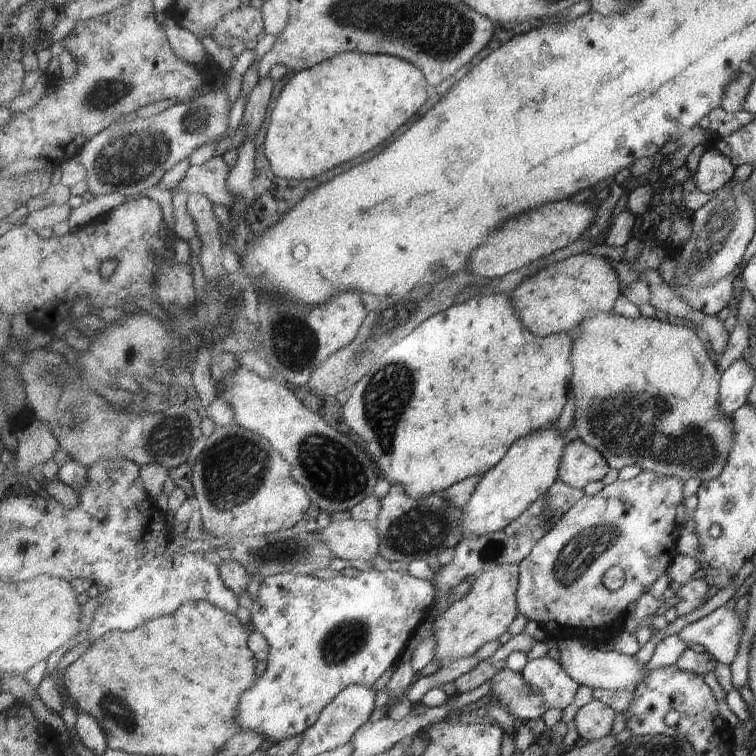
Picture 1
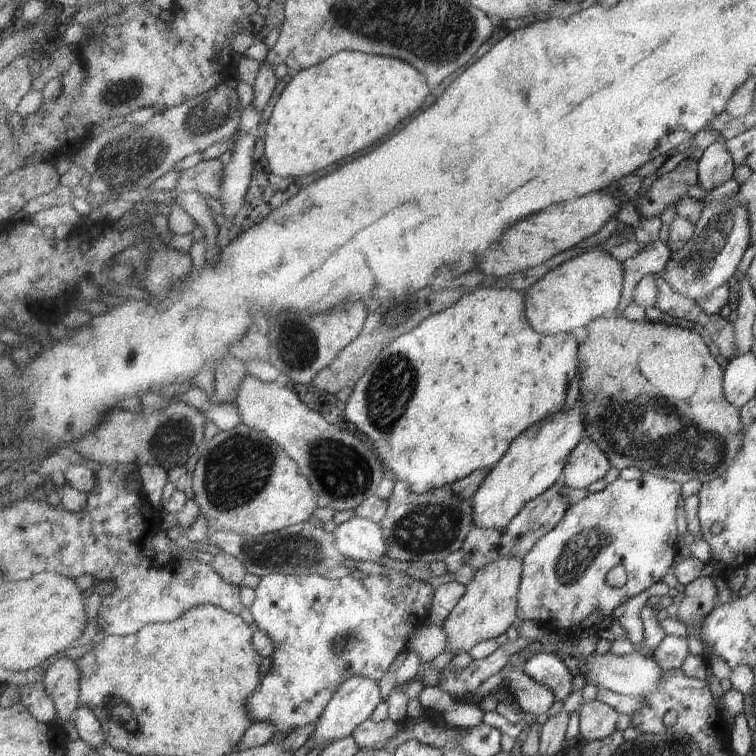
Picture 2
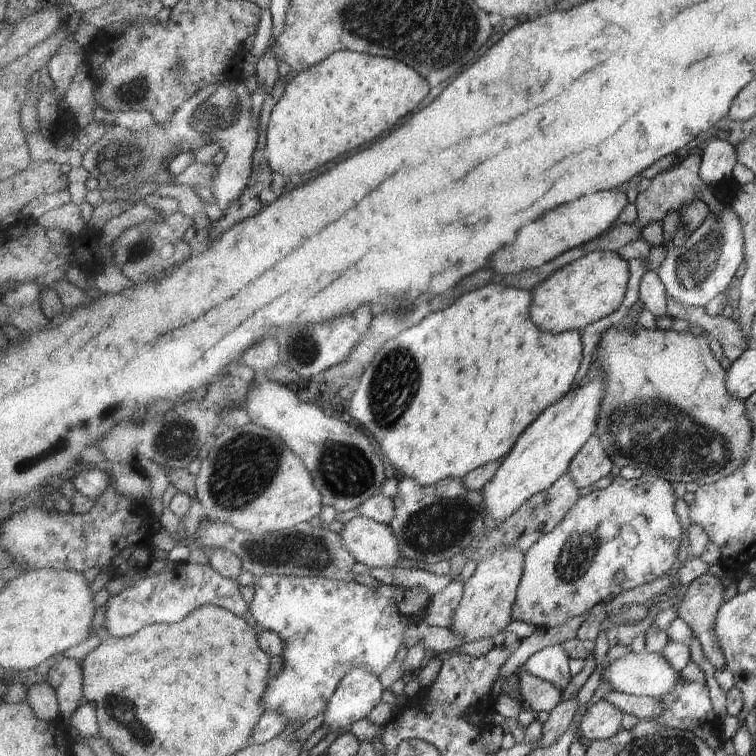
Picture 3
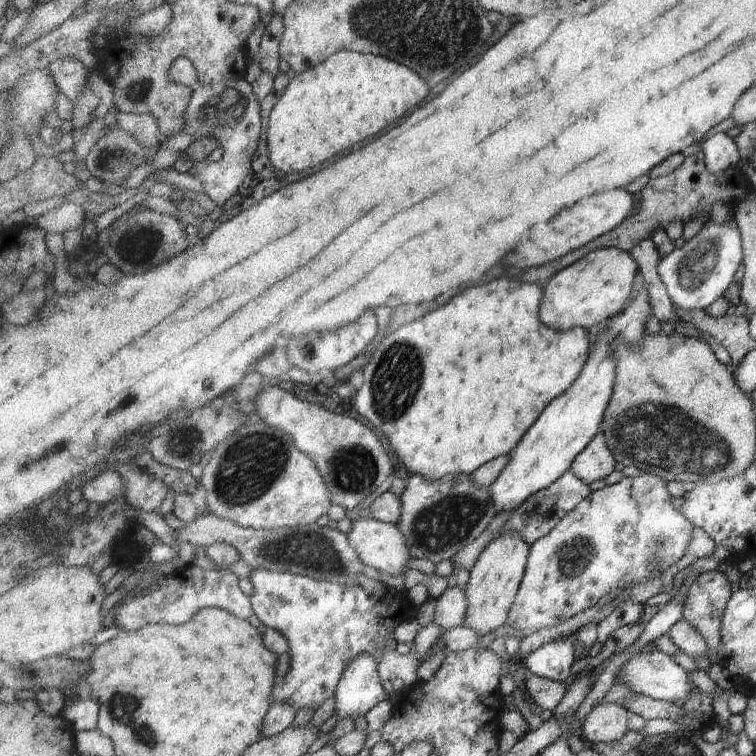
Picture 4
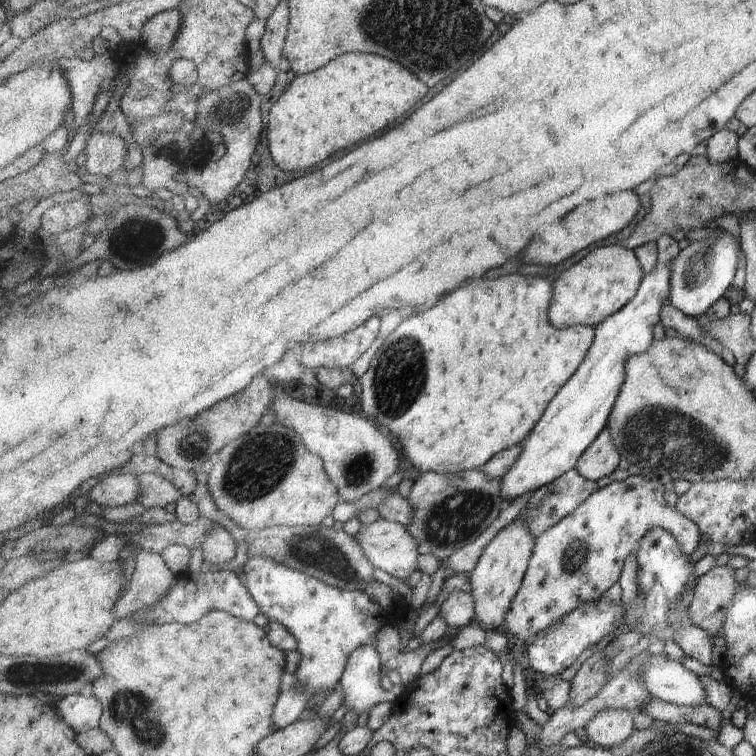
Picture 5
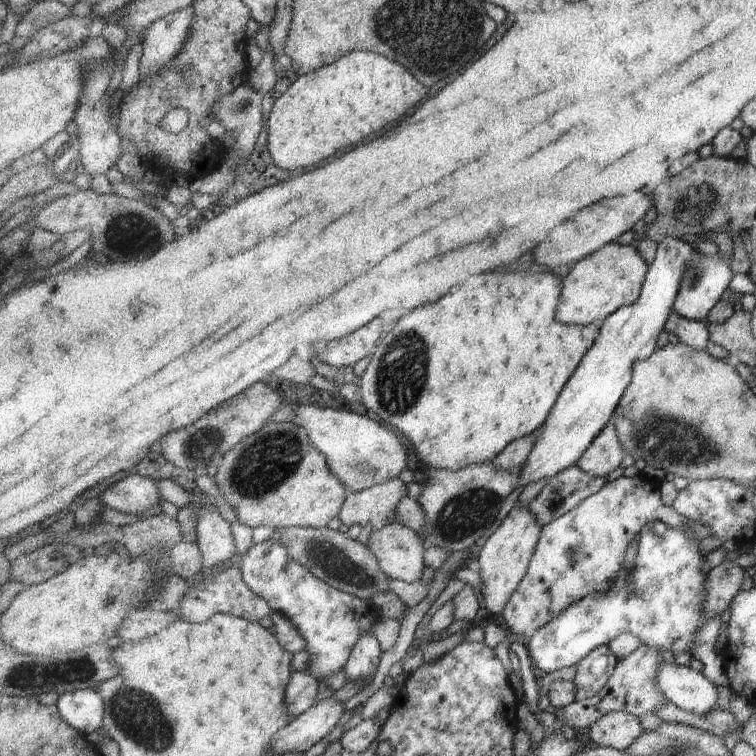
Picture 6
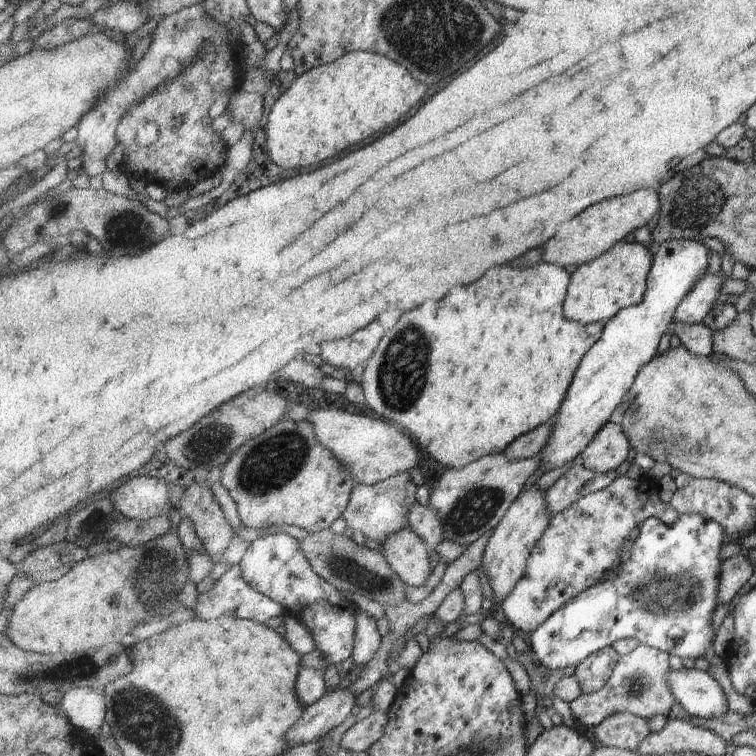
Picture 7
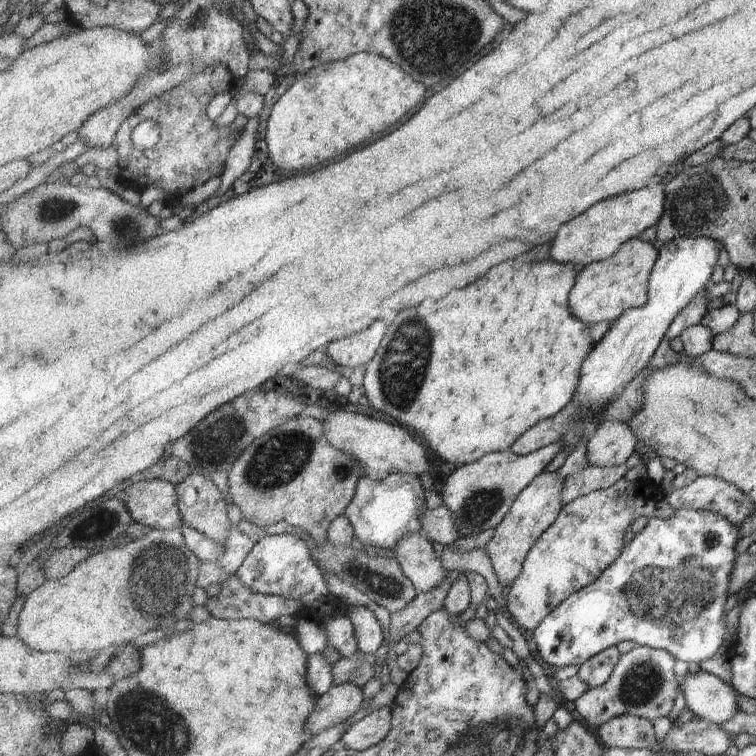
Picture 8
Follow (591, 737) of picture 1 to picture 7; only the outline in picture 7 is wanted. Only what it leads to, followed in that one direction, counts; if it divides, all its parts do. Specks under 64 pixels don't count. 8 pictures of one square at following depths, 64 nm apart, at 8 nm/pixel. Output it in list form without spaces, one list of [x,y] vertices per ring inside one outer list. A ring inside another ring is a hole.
[[[631,713],[609,716],[599,726],[594,727],[594,736],[603,747],[617,747],[635,751],[649,734],[651,726],[647,719]]]

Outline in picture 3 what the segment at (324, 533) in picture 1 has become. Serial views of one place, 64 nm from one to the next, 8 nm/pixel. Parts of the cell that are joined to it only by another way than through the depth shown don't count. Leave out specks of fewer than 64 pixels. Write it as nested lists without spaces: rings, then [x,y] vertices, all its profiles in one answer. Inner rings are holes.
[[[359,515],[343,524],[339,532],[343,546],[358,562],[371,568],[394,568],[403,558],[393,528]]]

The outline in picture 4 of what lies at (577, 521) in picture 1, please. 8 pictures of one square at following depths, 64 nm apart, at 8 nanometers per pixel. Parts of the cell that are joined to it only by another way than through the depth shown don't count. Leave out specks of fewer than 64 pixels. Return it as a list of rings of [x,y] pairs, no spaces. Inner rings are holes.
[[[643,473],[635,478],[623,477],[618,483],[607,485],[598,491],[592,492],[587,498],[581,500],[577,508],[567,514],[547,536],[540,538],[535,544],[531,545],[528,566],[526,567],[520,591],[516,596],[516,603],[513,604],[512,611],[509,612],[508,624],[521,628],[523,632],[529,635],[541,629],[559,626],[566,620],[573,618],[573,616],[579,615],[581,612],[597,608],[597,602],[601,600],[601,596],[605,596],[608,592],[616,588],[623,588],[623,586],[627,586],[628,584],[639,584],[639,582],[651,580],[654,575],[659,575],[659,572],[655,572],[655,554],[663,556],[663,560],[665,560],[665,562],[663,562],[663,564],[665,564],[663,568],[669,568],[669,566],[677,562],[677,560],[687,552],[687,546],[689,546],[689,542],[691,542],[691,534],[693,534],[694,526],[688,517],[684,517],[677,512],[677,508],[674,508],[671,503],[672,499],[673,496],[671,496],[669,490],[667,490],[667,482],[665,479],[654,474]]]

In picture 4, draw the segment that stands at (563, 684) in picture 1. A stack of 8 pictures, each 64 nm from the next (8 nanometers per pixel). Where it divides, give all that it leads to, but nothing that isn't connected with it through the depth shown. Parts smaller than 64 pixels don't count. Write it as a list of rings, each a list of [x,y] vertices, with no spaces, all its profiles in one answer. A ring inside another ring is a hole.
[[[579,632],[563,636],[555,642],[543,644],[529,658],[526,658],[524,668],[540,677],[567,683],[572,678],[570,667],[576,659]]]

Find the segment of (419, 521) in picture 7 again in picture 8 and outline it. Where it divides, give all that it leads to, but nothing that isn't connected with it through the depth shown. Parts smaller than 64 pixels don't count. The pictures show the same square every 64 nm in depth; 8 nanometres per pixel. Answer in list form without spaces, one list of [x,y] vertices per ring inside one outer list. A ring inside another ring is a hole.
[[[441,505],[423,512],[421,514],[421,526],[423,526],[421,534],[429,539],[431,544],[447,546],[461,538],[459,526],[453,520],[453,512],[447,506]]]

